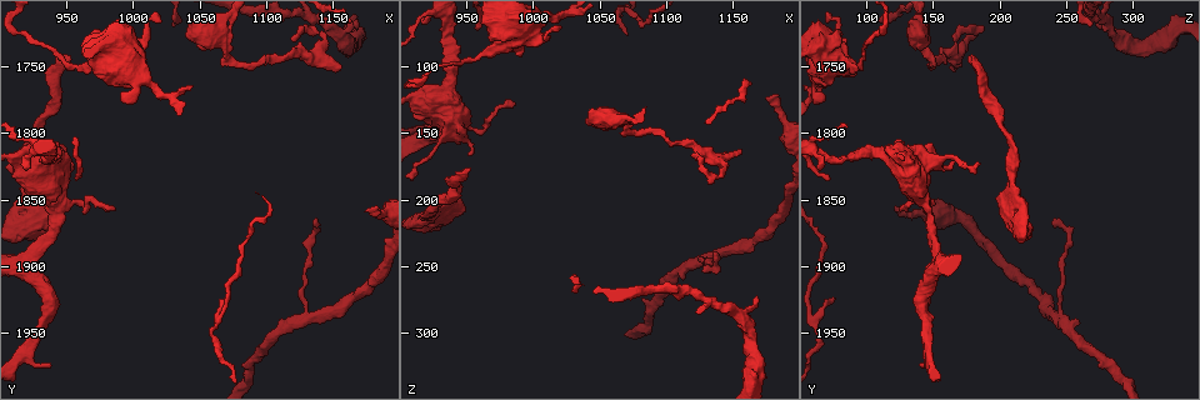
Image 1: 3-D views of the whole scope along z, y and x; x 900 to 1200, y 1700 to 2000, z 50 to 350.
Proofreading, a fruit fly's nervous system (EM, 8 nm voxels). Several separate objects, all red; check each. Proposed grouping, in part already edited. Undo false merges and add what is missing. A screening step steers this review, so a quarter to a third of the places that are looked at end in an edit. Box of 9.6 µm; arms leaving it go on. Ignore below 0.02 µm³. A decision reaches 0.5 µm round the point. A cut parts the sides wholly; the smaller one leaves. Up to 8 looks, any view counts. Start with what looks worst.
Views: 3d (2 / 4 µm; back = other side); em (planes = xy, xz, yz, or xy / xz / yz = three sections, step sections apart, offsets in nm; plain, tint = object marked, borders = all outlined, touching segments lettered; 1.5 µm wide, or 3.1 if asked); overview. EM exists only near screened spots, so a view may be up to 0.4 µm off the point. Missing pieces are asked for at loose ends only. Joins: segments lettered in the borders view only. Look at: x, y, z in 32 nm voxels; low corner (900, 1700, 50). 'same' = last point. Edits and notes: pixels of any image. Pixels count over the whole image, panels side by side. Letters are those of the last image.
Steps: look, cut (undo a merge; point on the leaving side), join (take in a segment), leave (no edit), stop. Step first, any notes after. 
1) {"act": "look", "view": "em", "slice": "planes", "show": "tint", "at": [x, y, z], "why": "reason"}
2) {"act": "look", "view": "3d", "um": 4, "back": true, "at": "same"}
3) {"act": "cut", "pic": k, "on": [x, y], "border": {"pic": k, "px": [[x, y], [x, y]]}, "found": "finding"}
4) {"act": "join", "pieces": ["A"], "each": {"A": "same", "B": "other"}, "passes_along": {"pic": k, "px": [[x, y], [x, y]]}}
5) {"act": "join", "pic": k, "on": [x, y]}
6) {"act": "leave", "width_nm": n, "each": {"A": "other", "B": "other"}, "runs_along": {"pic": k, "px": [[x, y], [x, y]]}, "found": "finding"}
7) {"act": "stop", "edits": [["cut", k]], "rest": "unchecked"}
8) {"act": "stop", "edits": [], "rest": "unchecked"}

{"act": "look", "view": "3d", "um": 4, "at": [952, 1744, 178], "why": "free end"}

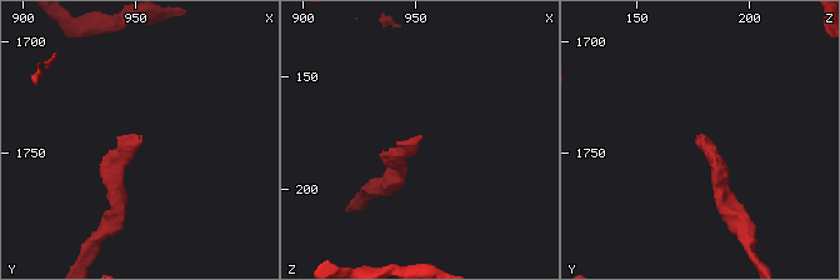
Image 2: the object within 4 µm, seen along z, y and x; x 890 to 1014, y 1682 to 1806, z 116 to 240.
{"act": "look", "view": "em", "slice": "planes", "show": "tint", "at": [952, 1742, 177], "why": "need the tissue"}

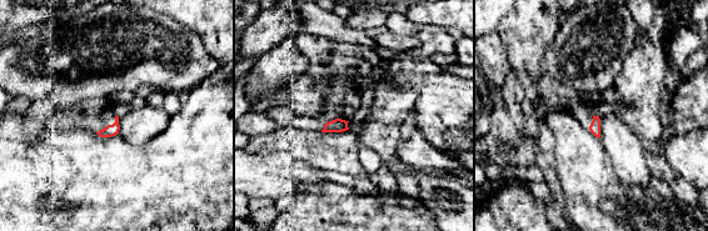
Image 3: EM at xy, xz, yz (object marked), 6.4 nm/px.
{"act": "look", "view": "em", "slice": "planes", "show": "borders", "at": "same", "why": "what lies round it"}

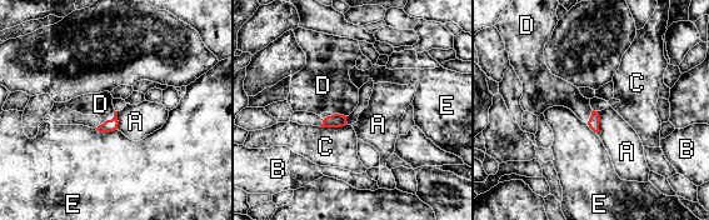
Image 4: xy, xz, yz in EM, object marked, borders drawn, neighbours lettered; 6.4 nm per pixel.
{"act": "join", "pieces": ["D"], "each": {"A": "other", "B": "other", "C": "other", "D": "same", "E": "other"}, "passes_along": {"pic": 4, "px": [[109, 125], [109, 120], [100, 104]]}, "found": "it goes on there"}

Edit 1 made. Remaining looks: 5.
{"act": "look", "view": "overview"}

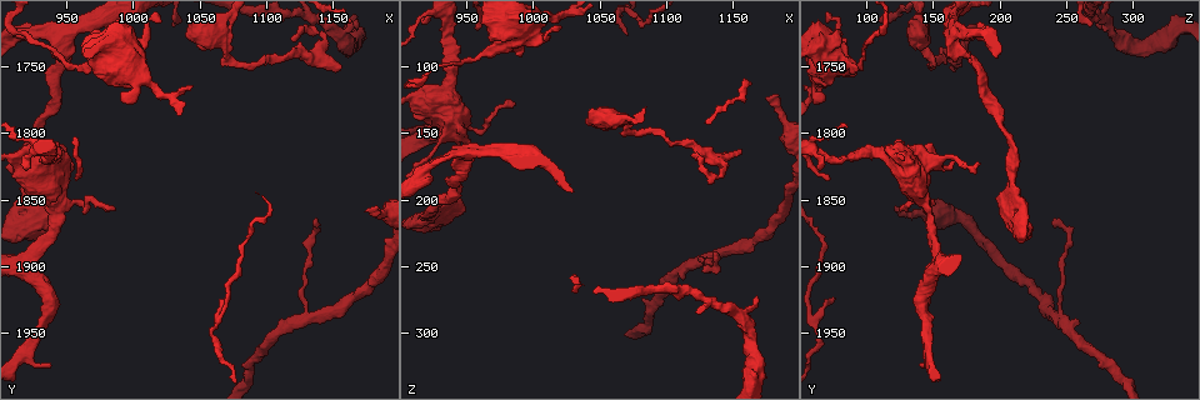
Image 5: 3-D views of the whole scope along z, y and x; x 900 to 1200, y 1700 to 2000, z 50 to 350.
{"act": "look", "view": "em", "slice": "planes", "show": "borders", "at": [944, 1850, 198], "why": "stops while still wide"}

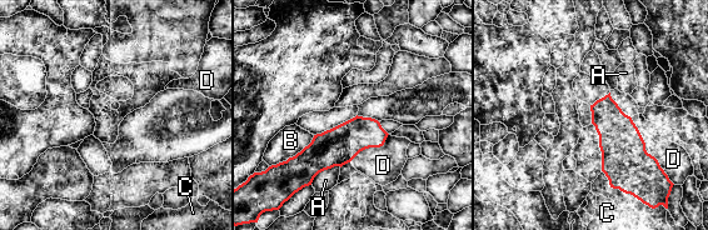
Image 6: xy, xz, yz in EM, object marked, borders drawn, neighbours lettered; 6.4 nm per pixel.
{"act": "leave", "each": {"A": "other", "B": "other", "C": "other", "D": "other"}, "border": {"pic": 6, "px": [[388, 134], [349, 161]]}, "found": "no lettered segment goes on from it"}

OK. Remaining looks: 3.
{"act": "look", "view": "3d", "um": 4, "at": [970, 1750, 90], "why": "thick turns thin"}

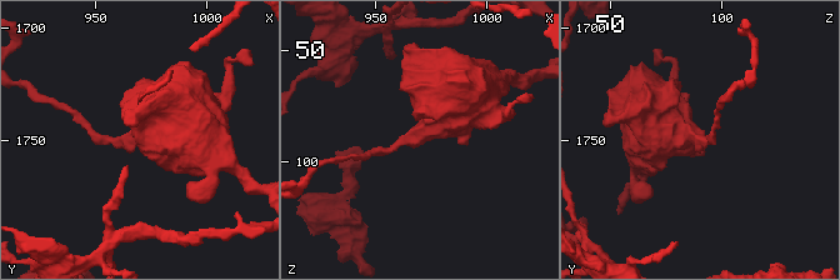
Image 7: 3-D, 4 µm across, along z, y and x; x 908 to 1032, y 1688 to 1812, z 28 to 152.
{"act": "look", "view": "em", "slice": "xy", "step": 4, "show": "tint", "at": [967, 1748, 88], "why": "need the tissue"}

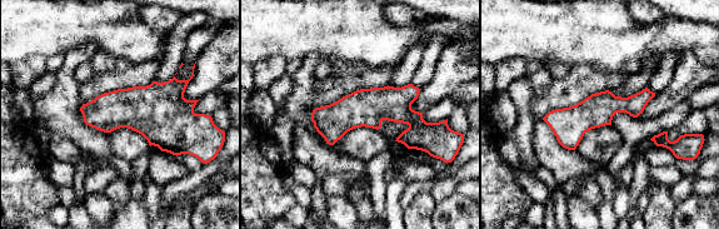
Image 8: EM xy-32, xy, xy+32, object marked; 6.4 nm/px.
{"act": "look", "view": "em", "slice": "planes", "show": "borders", "at": "same"}

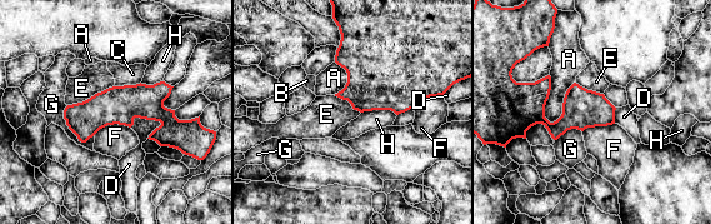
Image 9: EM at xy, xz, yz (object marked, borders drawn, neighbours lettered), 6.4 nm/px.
{"act": "leave", "width_nm": 220, "each": {"A": "other", "B": "other", "C": "other", "D": "other", "E": "other", "F": "other", "G": "other", "H": "other"}, "runs_along": {"pic": 9, "px": [[66, 113], [154, 109], [163, 117]]}, "found": "all the same neuron"}

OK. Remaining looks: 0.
{"act": "stop", "edits": [["join", 4]], "rest": "unchecked"}

